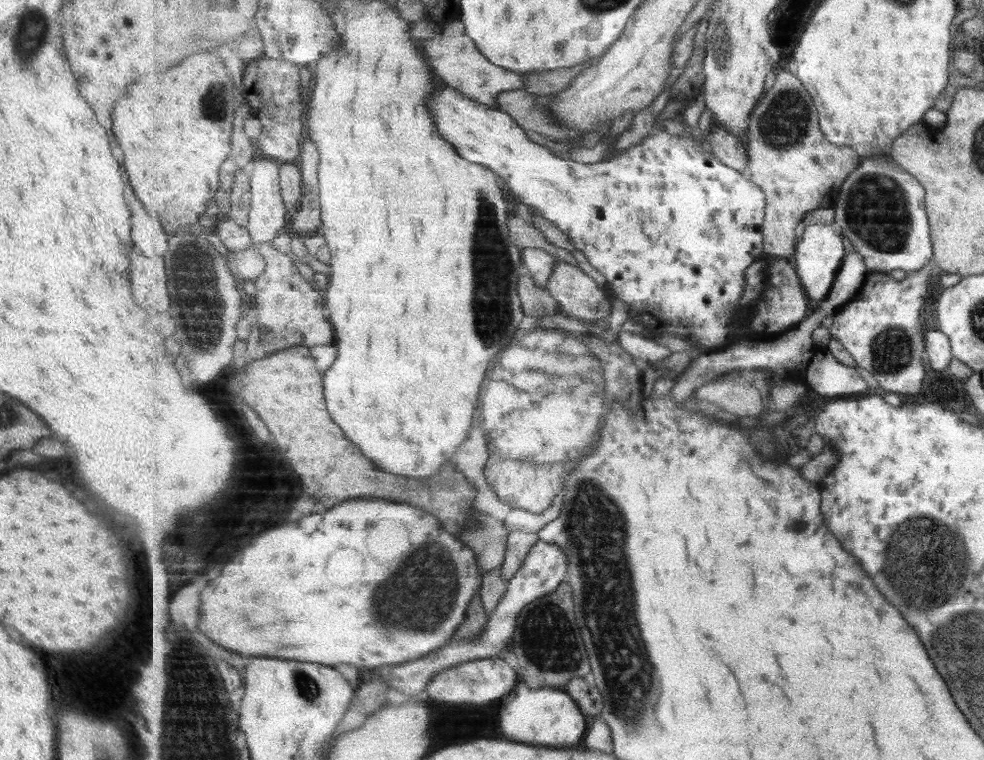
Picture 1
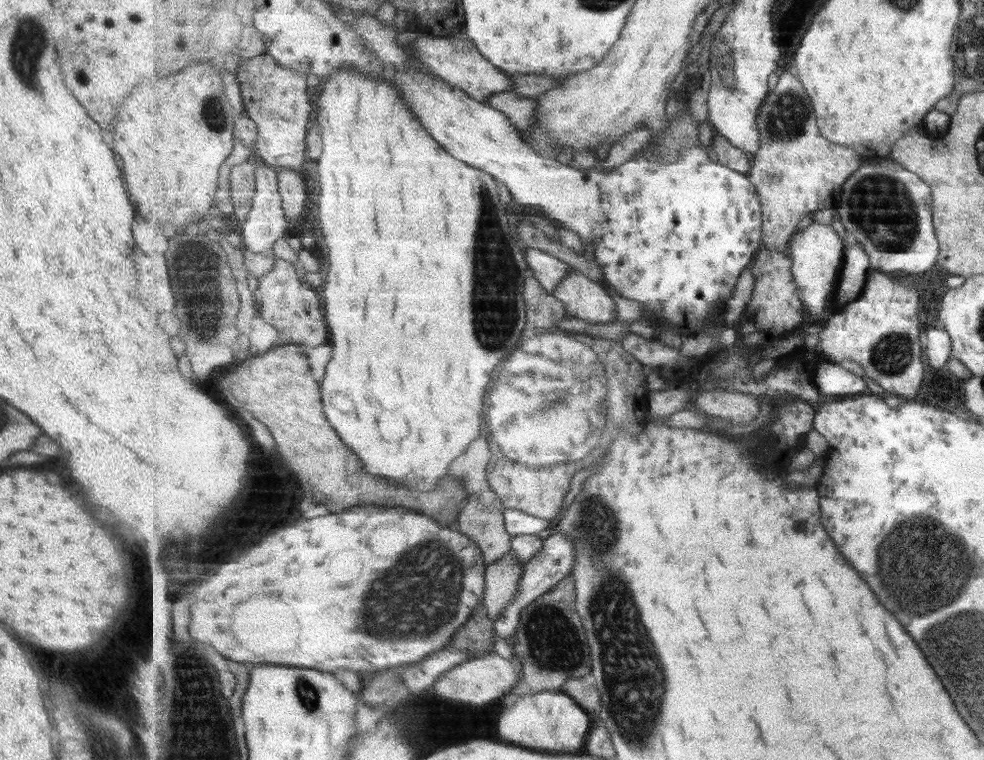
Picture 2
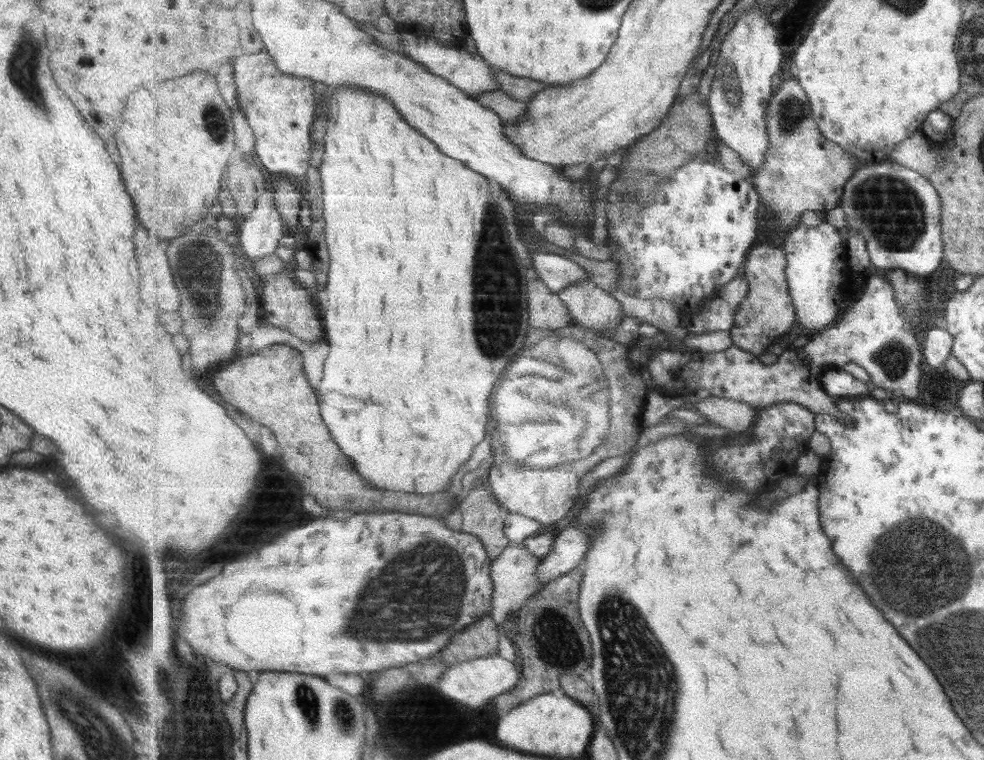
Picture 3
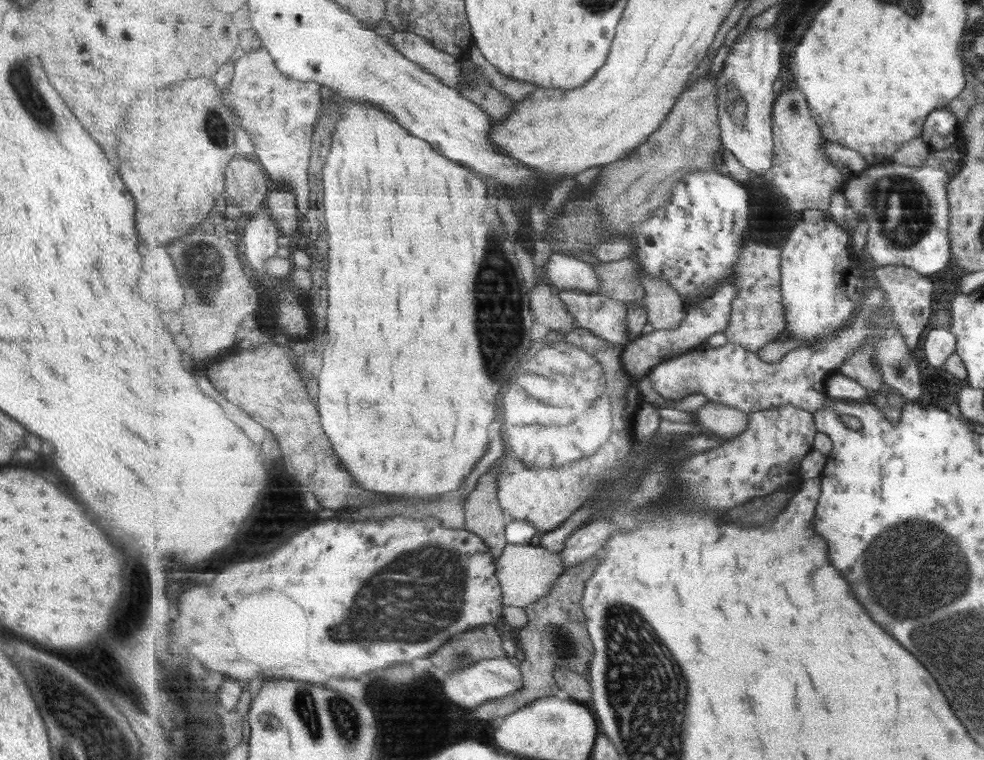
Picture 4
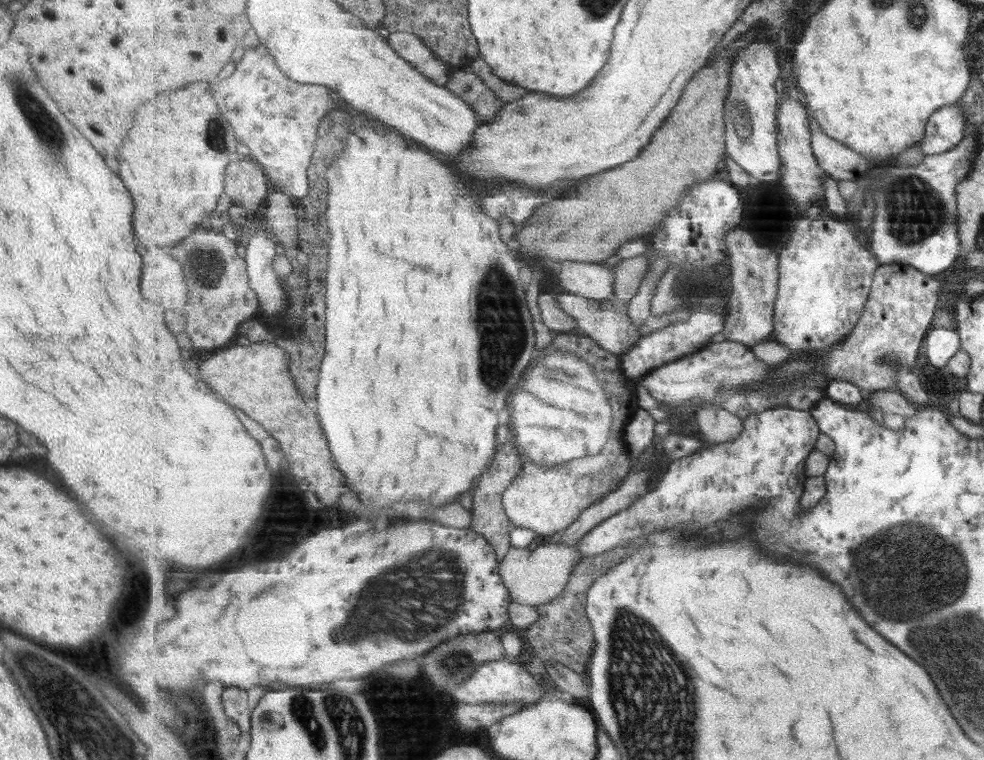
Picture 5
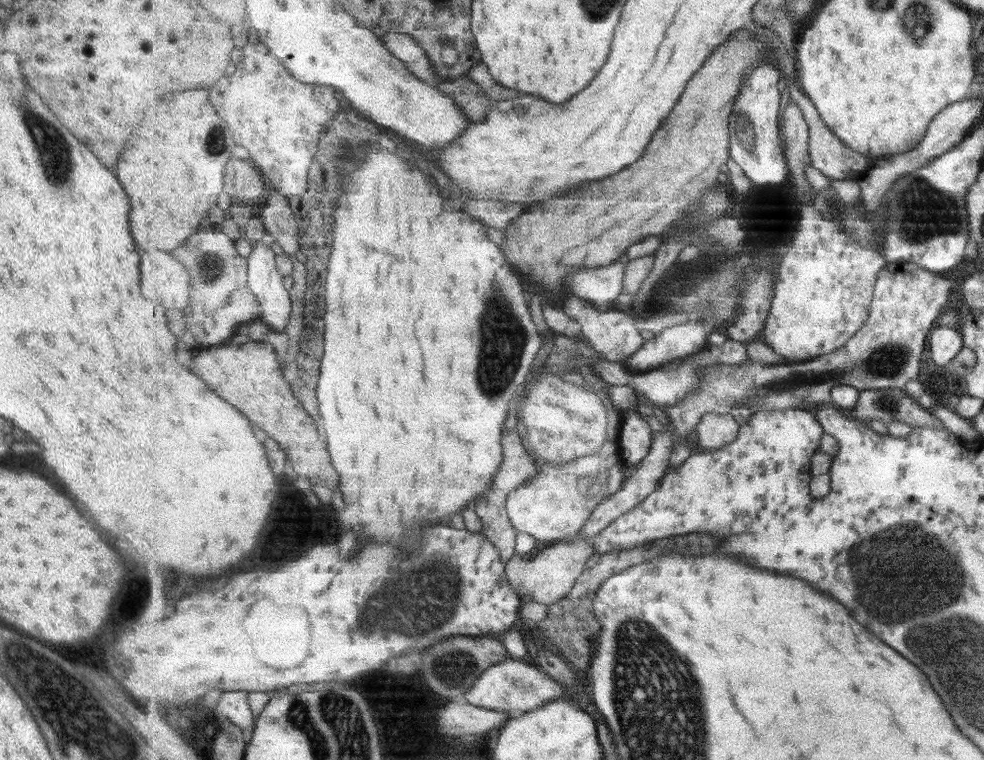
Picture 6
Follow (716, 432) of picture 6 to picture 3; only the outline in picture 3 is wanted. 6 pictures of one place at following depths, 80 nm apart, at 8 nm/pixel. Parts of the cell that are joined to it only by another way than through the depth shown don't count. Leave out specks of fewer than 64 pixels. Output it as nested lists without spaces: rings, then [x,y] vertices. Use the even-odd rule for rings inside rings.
[[[709,395],[694,406],[713,425],[731,432],[743,432],[755,423],[758,410],[746,402]]]

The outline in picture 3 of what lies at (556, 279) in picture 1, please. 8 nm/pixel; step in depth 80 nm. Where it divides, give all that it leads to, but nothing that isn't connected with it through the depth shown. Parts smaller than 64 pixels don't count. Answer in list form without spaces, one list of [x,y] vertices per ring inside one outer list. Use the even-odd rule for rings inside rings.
[[[590,278],[568,286],[558,295],[568,306],[573,322],[586,328],[611,332],[626,317],[621,301]]]

